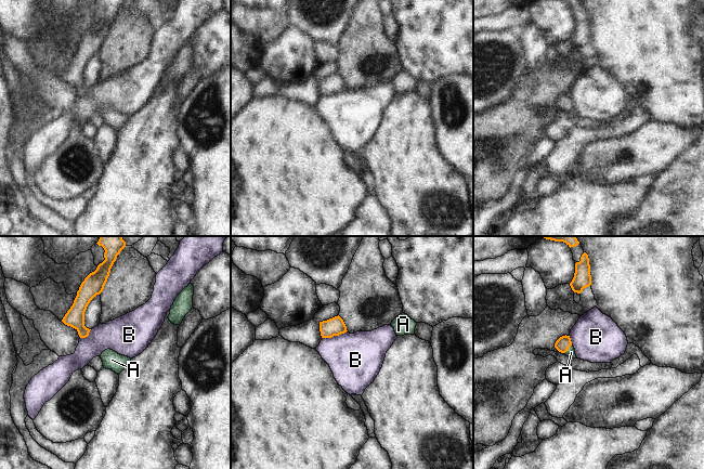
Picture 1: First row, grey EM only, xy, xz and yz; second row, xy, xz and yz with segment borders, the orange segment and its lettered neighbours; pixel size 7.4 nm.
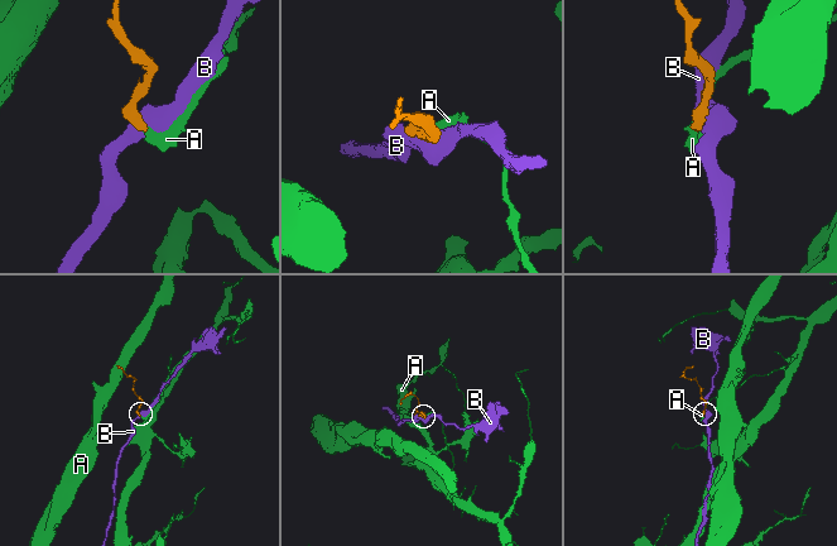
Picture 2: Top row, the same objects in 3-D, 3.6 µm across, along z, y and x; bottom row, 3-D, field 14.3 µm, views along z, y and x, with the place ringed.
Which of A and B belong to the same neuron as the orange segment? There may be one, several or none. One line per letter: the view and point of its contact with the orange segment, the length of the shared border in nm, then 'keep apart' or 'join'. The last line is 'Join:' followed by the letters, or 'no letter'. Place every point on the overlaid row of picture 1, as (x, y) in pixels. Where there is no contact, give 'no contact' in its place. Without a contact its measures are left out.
A: contact yz (568, 349); length 90 nm; join
B: contact xz (335, 335); length 190 nm; keep apart
Join: A

